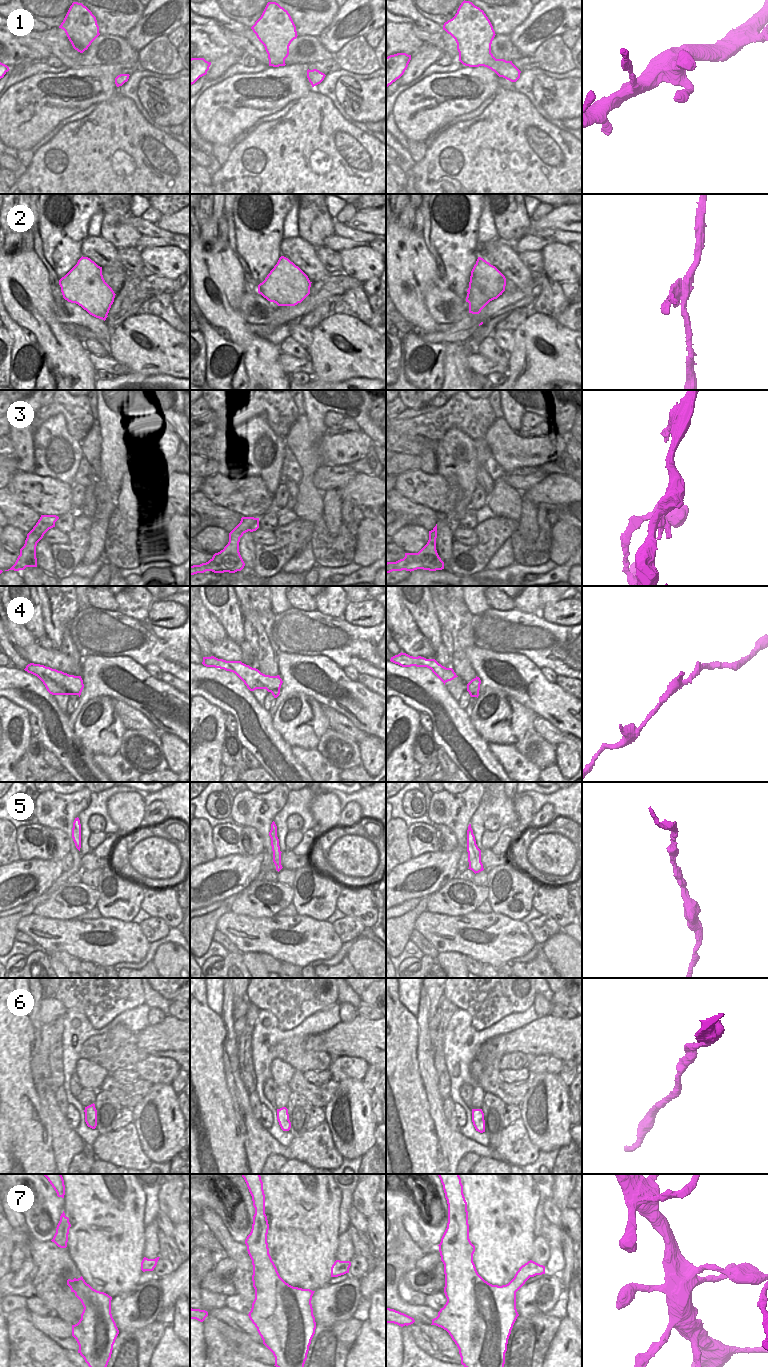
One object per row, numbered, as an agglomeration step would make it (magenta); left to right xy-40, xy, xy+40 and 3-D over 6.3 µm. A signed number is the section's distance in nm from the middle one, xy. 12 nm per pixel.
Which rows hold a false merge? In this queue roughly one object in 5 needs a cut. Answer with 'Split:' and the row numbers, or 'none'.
Split: 2, 4

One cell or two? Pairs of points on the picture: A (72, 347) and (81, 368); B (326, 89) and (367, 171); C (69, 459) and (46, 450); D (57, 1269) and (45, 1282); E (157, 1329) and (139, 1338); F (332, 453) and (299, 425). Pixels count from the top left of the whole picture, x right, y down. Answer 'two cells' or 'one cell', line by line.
A: one cell
B: two cells
C: one cell
D: one cell
E: one cell
F: one cell

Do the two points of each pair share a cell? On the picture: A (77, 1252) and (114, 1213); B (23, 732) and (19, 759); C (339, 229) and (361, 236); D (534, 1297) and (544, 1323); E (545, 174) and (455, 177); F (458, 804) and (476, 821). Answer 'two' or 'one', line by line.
A: one
B: one
C: one
D: two
E: one
F: two

